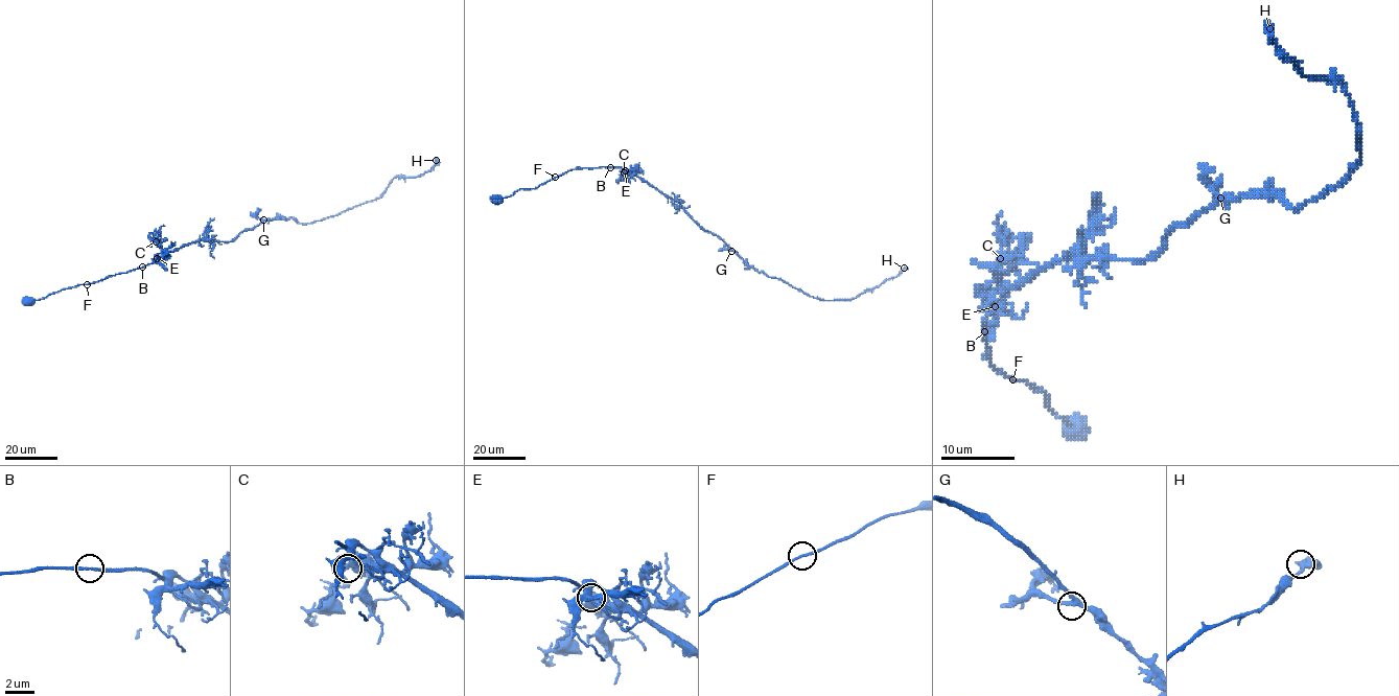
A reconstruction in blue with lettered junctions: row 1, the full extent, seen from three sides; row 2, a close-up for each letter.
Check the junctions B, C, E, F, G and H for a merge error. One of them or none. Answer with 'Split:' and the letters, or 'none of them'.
Split: none of them

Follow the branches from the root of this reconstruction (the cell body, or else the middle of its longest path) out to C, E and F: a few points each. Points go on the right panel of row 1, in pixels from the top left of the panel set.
C: (1077, 425), (1048, 407), (1043, 391), (999, 372), (987, 360), (984, 321), (989, 295), (999, 284), (1000, 258)
E: (1077, 425), (1058, 418), (1048, 407), (1048, 396), (1043, 391), (992, 365), (984, 321), (987, 310), (995, 306)
F: (1077, 425), (1058, 418), (1048, 407), (1048, 396), (1043, 391), (1036, 391), (1026, 381), (1013, 379)

